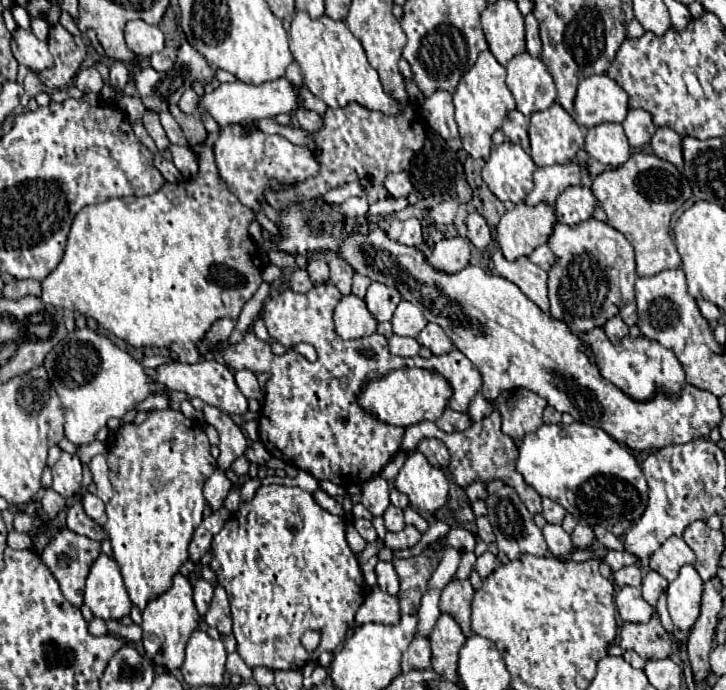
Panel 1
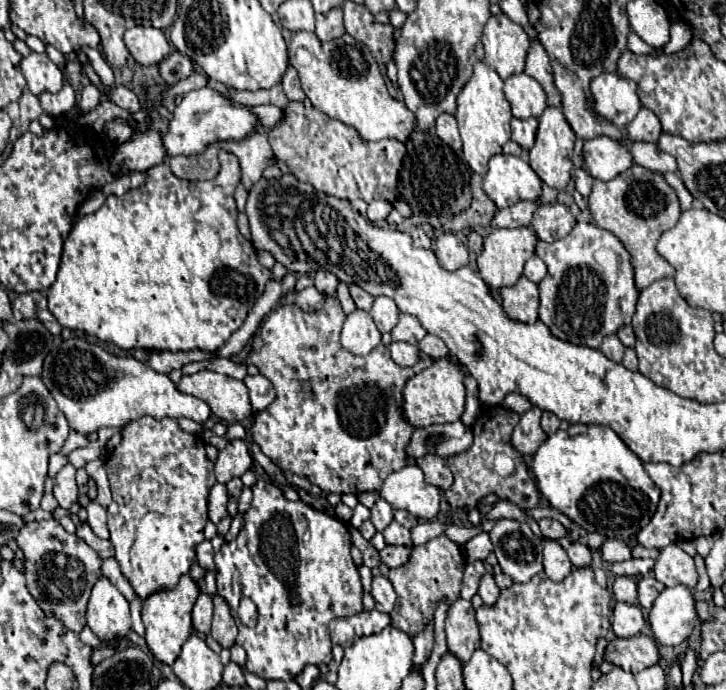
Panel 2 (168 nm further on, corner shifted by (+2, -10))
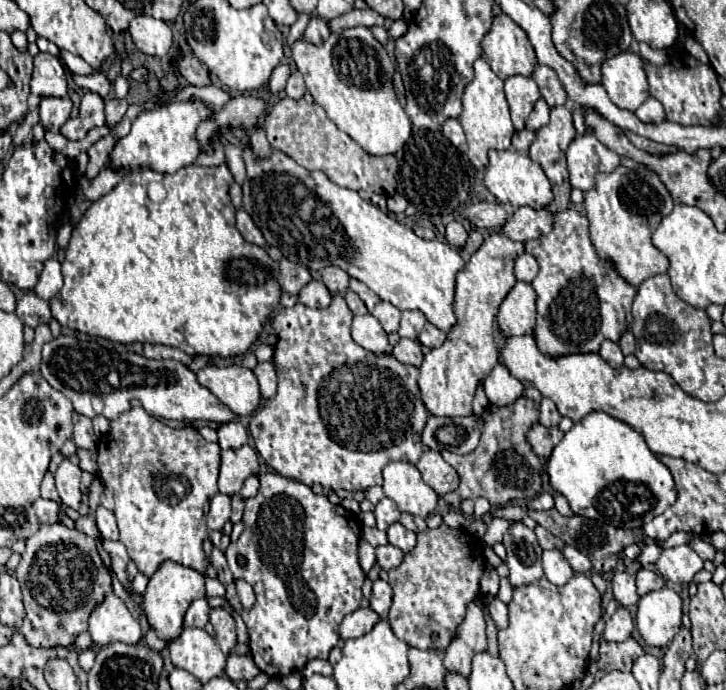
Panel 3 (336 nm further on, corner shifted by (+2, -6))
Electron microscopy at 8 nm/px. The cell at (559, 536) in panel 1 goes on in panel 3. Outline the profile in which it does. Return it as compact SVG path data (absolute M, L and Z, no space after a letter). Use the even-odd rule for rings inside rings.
M559 550L543 552L543 570L545 570L545 578L555 586L567 584L567 580L573 576L571 566L567 564L567 560L563 560L563 554Z

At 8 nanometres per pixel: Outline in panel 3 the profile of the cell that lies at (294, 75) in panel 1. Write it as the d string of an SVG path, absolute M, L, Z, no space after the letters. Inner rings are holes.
M295 70L295 72L289 76L285 92L287 92L287 96L289 96L289 98L293 98L293 100L303 98L303 94L305 94L305 82L303 82L301 72L297 72L297 70Z

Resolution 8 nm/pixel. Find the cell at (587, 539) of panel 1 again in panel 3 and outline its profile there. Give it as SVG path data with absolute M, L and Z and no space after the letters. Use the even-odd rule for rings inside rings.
M565 546L561 552L563 552L563 556L567 558L567 562L571 564L573 572L581 572L581 574L589 574L589 572L591 572L591 562L589 562L589 558L587 558L585 554L581 554L577 548Z

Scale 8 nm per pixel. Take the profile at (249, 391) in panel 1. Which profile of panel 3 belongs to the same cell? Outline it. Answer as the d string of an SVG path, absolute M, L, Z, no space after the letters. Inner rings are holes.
M271 360L267 362L259 362L257 368L253 370L257 380L259 380L259 388L261 388L261 396L263 398L271 398L277 392L277 372Z

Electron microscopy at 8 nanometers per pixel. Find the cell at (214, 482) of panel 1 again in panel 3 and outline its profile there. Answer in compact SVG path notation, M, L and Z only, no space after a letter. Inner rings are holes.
M217 494L211 500L211 508L207 514L207 526L209 530L223 530L225 522L231 516L231 498L227 494Z

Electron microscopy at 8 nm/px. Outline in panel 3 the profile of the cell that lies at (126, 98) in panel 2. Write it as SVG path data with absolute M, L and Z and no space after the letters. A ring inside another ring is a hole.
M119 98L109 100L105 104L105 124L107 126L115 126L123 118L125 110L127 110L127 102L125 100L119 100Z

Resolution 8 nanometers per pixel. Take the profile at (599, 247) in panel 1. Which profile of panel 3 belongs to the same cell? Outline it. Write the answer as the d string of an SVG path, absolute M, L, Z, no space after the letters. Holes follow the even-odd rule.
M563 210L553 216L553 228L549 234L525 242L525 252L535 256L539 264L539 274L531 282L533 290L537 292L537 326L535 326L535 342L539 350L551 358L577 354L577 352L599 352L599 346L603 340L619 342L621 334L631 328L631 316L629 308L635 298L637 288L627 284L615 268L601 260L589 240L589 222L585 214L579 214L577 210Z

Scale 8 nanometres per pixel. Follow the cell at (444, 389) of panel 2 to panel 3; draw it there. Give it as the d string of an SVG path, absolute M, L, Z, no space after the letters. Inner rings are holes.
M493 232L485 238L481 248L469 258L469 262L457 274L455 302L453 302L457 324L447 332L447 340L443 342L443 346L433 348L429 354L425 354L425 360L419 368L421 396L423 396L423 402L427 404L427 410L433 416L469 416L469 414L473 414L471 404L475 398L475 390L481 384L481 380L485 380L491 374L491 368L495 368L495 364L499 362L499 350L495 344L495 314L497 314L503 298L507 296L507 292L517 282L515 274L513 274L513 264L517 260L517 256L521 256L523 252L525 252L525 248L521 242L513 242L507 236L503 236L501 232Z

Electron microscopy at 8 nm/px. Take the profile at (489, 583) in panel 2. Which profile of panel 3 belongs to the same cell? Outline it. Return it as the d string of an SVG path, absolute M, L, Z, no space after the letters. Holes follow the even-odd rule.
M495 598L495 600L489 604L487 612L489 612L491 620L495 622L495 626L497 626L499 630L501 630L501 628L507 628L507 624L509 624L509 618L507 618L507 606L505 606L499 598Z

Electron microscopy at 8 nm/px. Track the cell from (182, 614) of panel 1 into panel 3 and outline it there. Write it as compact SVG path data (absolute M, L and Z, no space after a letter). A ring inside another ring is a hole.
M165 560L149 578L147 590L143 594L143 612L163 640L175 640L175 636L179 636L183 630L183 614L195 598L205 598L205 578L193 568Z

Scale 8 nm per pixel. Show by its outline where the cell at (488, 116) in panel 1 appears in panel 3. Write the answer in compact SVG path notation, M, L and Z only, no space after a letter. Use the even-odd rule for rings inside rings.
M477 58L473 64L473 80L467 84L465 94L463 94L463 112L459 116L459 122L465 130L467 142L469 142L469 162L475 168L485 168L487 166L487 152L491 148L495 150L509 150L511 148L511 136L515 134L511 116L509 116L509 104L503 92L503 80L491 70L491 66L483 60Z

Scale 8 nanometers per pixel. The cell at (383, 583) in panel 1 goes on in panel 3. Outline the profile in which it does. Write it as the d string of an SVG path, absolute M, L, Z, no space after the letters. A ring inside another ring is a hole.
M375 580L373 582L373 592L371 592L371 608L381 616L381 620L387 620L387 612L391 608L391 598L393 590L385 580Z

